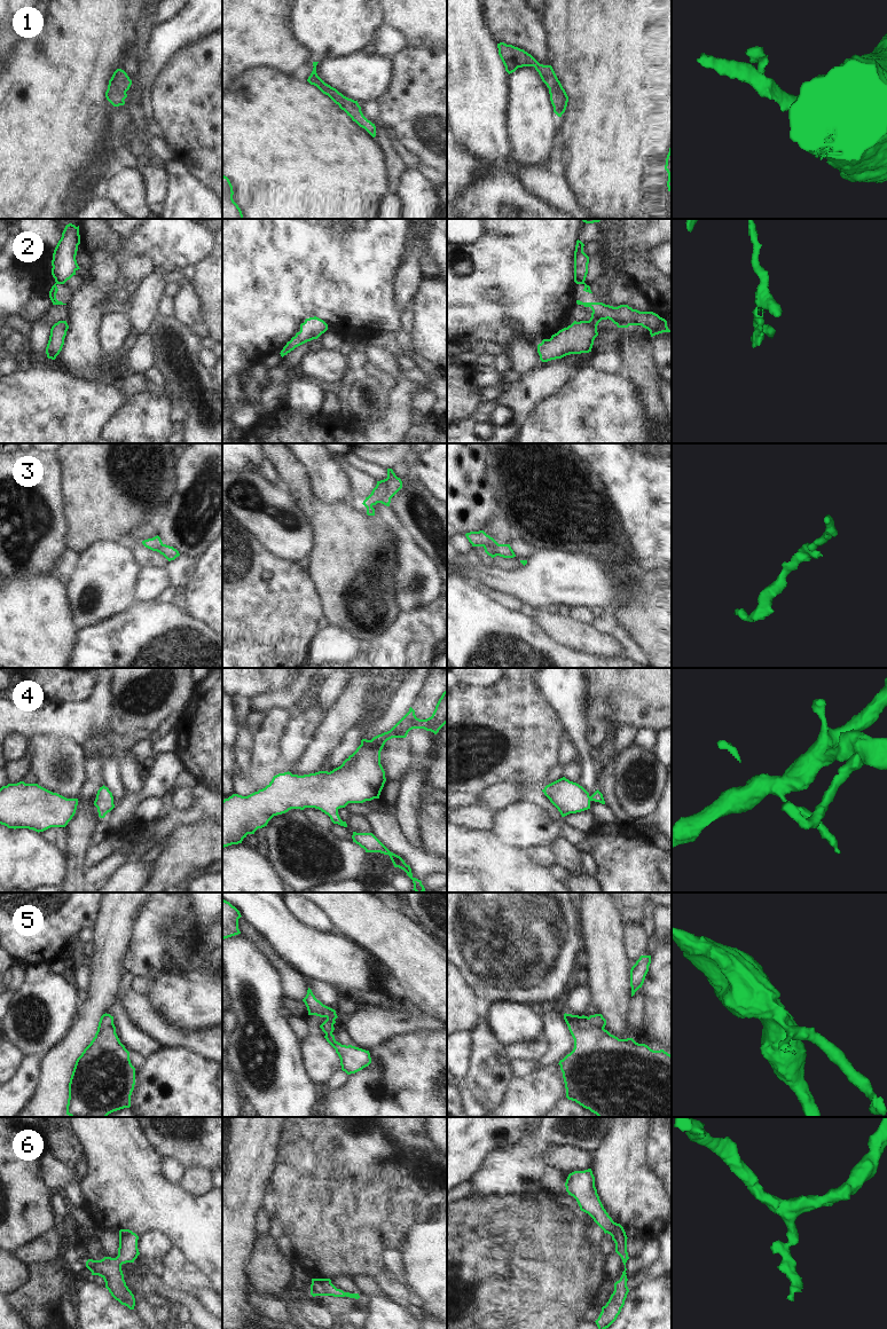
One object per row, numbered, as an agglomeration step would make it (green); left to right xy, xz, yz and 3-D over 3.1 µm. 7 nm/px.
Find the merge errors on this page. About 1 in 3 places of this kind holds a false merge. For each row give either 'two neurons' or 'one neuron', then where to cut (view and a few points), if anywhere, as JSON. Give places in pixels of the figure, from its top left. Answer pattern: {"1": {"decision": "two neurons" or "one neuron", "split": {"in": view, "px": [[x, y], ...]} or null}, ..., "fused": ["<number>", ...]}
{"1": {"decision": "one neuron", "split": null}, "2": {"decision": "two neurons", "split": {"in": "xy", "px": [[56, 281], [63, 283]]}}, "3": {"decision": "two neurons", "split": {"in": "xz", "px": [[397, 477], [387, 481], [387, 493], [381, 502]]}}, "4": {"decision": "one neuron", "split": null}, "5": {"decision": "one neuron", "split": null}, "6": {"decision": "one neuron", "split": null}, "fused": ["2", "3"]}

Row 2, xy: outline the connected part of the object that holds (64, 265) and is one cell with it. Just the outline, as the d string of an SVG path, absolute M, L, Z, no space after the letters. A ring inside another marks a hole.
M66 225L53 253L52 275L55 282L64 284L80 269L76 260L79 244L79 226Z

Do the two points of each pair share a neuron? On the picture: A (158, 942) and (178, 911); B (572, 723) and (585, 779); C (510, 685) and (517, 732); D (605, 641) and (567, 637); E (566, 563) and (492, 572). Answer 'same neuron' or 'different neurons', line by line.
A: same neuron
B: same neuron
C: same neuron
D: same neuron
E: same neuron

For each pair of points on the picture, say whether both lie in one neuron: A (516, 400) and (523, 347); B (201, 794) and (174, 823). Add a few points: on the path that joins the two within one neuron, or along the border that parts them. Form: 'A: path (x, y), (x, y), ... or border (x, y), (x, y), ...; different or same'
A: border (538, 366), (522, 376); different
B: path (201, 803), (183, 818); same

